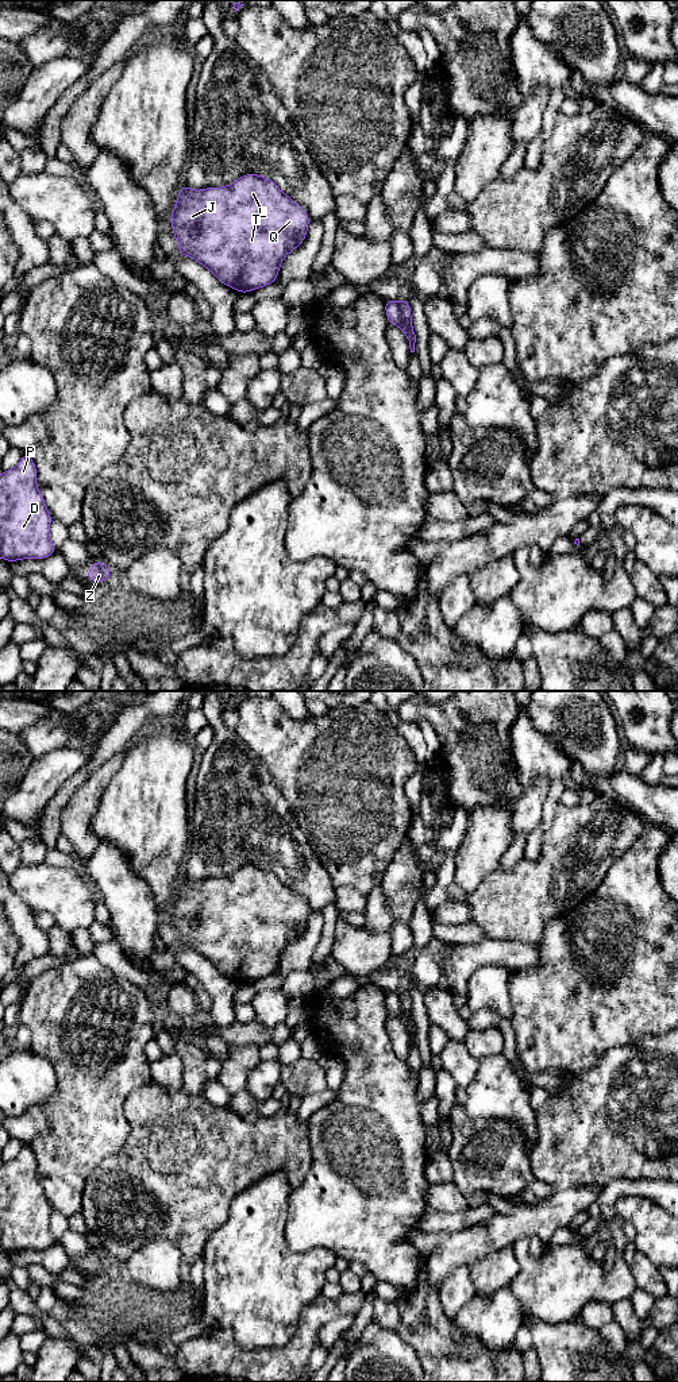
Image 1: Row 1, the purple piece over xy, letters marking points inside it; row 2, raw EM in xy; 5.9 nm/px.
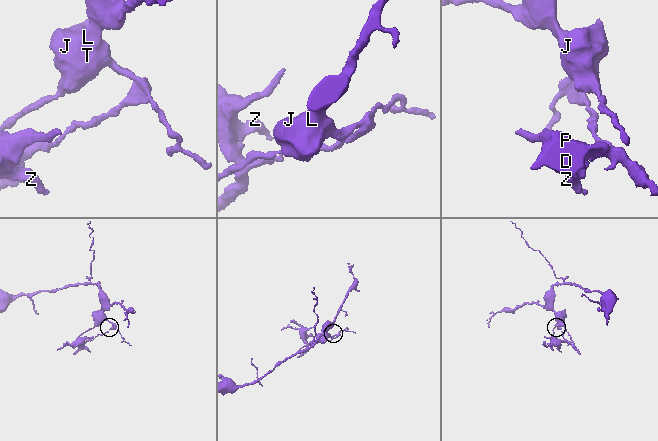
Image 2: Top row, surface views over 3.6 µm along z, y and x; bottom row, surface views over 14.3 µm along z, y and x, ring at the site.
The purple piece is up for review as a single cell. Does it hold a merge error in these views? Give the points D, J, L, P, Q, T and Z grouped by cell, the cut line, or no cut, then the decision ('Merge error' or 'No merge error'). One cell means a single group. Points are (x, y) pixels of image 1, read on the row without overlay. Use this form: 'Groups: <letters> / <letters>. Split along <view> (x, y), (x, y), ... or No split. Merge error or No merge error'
Groups: D P Z / J L Q T. Split along xy (399, 993), (401, 1012), (412, 1022). Merge error

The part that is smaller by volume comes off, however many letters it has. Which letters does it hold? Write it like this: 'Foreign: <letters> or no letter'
Foreign: D, P, Z

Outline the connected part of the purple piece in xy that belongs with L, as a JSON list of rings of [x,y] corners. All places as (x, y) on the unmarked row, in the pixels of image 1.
[[[244,865],[228,877],[203,881],[182,875],[169,912],[178,933],[178,946],[189,946],[239,984],[276,973],[284,949],[305,931],[311,914],[301,896],[258,865]]]

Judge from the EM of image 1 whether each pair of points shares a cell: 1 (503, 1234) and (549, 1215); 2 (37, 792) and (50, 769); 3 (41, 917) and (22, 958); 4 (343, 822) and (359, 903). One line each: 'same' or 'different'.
1: same
2: same
3: different
4: different

